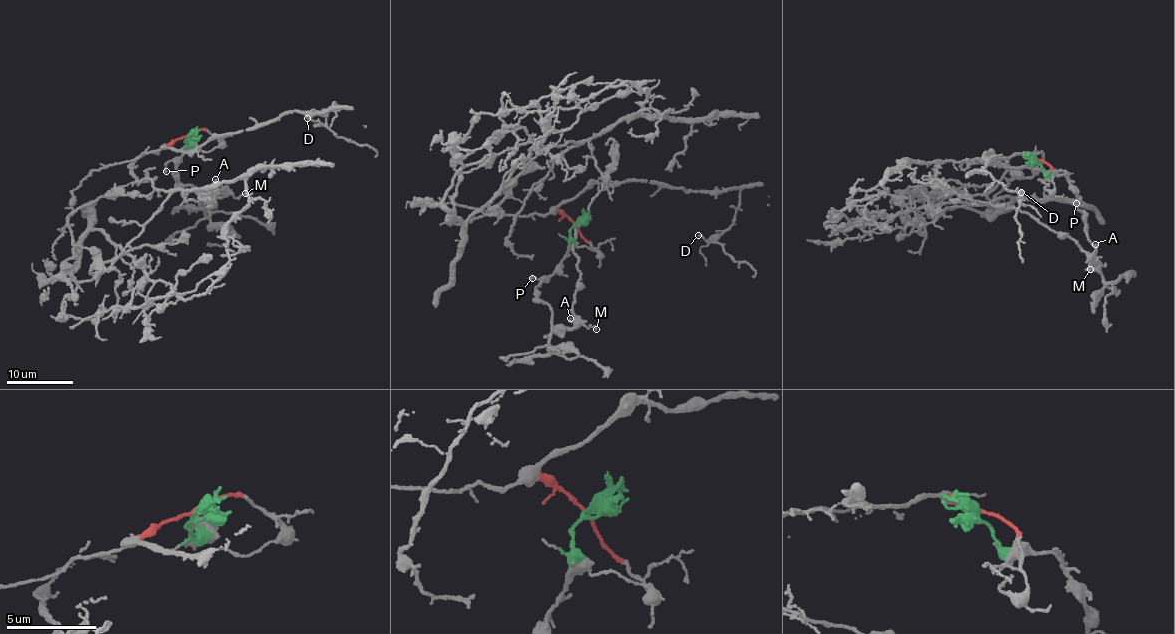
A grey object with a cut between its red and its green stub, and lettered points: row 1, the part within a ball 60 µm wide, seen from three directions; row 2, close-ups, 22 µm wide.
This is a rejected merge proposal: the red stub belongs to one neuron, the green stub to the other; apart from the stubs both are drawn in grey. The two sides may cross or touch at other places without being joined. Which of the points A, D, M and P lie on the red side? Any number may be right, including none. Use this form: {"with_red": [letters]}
{"with_red": ["D"]}

